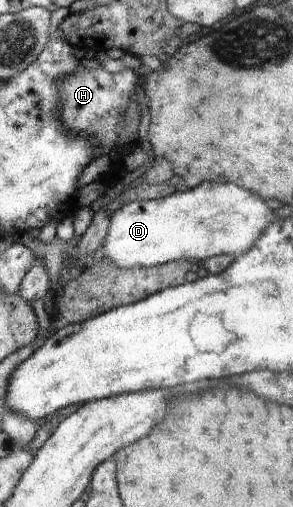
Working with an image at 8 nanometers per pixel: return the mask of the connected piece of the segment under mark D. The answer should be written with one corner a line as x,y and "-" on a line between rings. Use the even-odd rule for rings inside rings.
204,183
186,191
174,192
168,197
157,200
139,199
123,205
111,214
109,228
104,239
103,249
98,257
110,259
116,267
154,267
172,260
190,260
201,262
217,255
232,255
233,258
246,255
256,242
276,221
272,209
260,197
252,197
246,189
240,189
232,183

